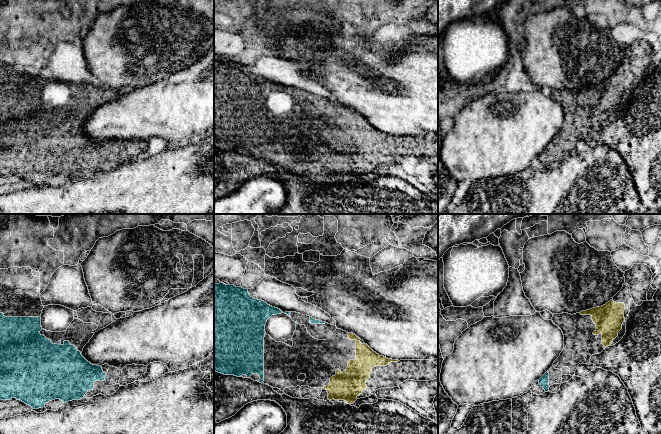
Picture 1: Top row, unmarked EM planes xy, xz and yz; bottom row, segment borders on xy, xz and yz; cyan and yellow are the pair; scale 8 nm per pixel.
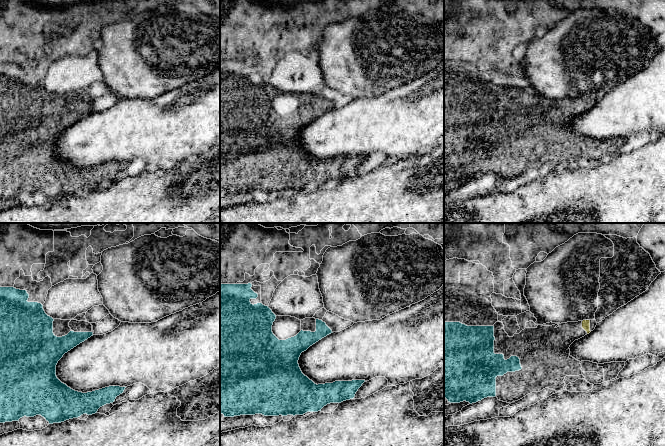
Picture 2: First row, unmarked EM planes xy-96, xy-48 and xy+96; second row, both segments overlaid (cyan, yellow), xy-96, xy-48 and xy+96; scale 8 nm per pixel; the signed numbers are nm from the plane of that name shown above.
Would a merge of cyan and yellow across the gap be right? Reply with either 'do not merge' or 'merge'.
merge

